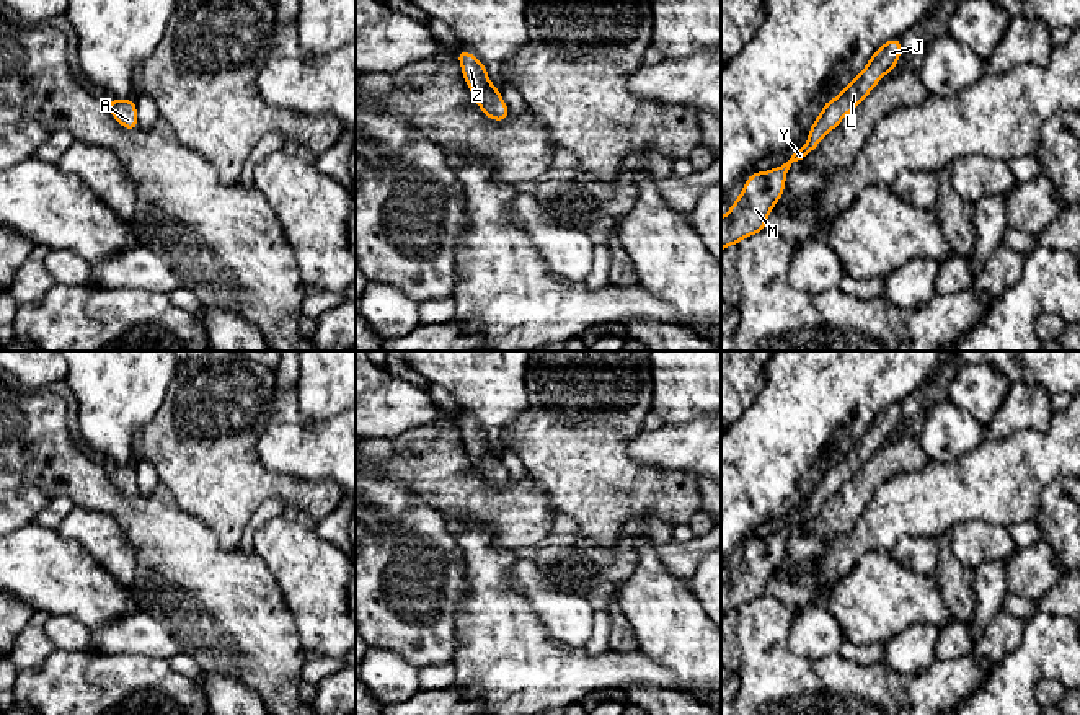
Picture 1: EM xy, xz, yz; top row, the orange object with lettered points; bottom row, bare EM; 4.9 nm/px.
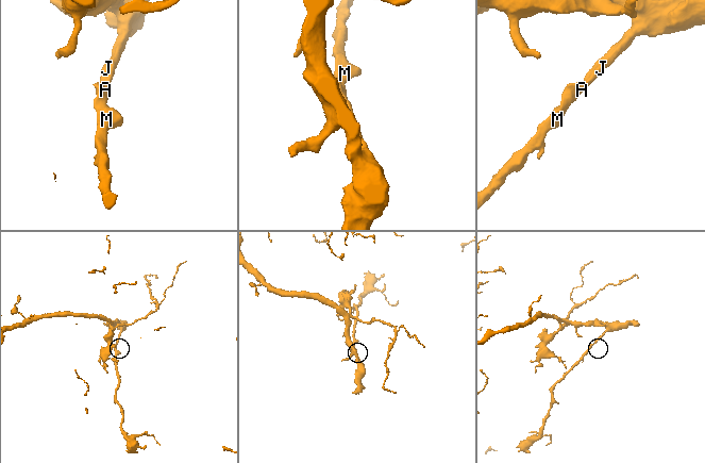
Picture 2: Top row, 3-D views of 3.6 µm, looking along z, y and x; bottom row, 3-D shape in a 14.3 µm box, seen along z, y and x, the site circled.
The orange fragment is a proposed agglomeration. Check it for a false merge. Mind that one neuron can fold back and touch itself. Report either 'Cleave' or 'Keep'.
Keep

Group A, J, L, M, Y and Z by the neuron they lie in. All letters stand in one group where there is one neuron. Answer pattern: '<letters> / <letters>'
A J L M Y Z

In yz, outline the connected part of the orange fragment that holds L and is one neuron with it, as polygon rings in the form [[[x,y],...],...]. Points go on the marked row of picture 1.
[[[892,38],[874,51],[866,67],[843,88],[843,91],[824,103],[821,114],[809,127],[808,142],[791,158],[768,171],[752,173],[742,188],[741,196],[721,217],[721,251],[737,245],[742,238],[765,230],[767,217],[785,193],[785,178],[793,162],[808,157],[819,142],[863,101],[876,83],[891,70],[901,57],[901,38]]]

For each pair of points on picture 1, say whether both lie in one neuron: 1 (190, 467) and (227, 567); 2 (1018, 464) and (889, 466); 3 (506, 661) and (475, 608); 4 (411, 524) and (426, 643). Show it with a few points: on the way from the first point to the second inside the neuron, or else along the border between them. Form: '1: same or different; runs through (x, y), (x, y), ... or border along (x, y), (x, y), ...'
1: different; border along (181, 510), (201, 519), (224, 547), (237, 549)
2: different; border along (929, 461), (914, 470), (894, 474), (886, 480)
3: same; runs through (503, 648), (498, 630), (488, 621)
4: same; runs through (411, 554), (411, 611), (415, 614)

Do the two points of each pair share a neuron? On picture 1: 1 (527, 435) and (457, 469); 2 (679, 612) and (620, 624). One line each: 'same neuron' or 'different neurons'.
1: different neurons
2: different neurons

